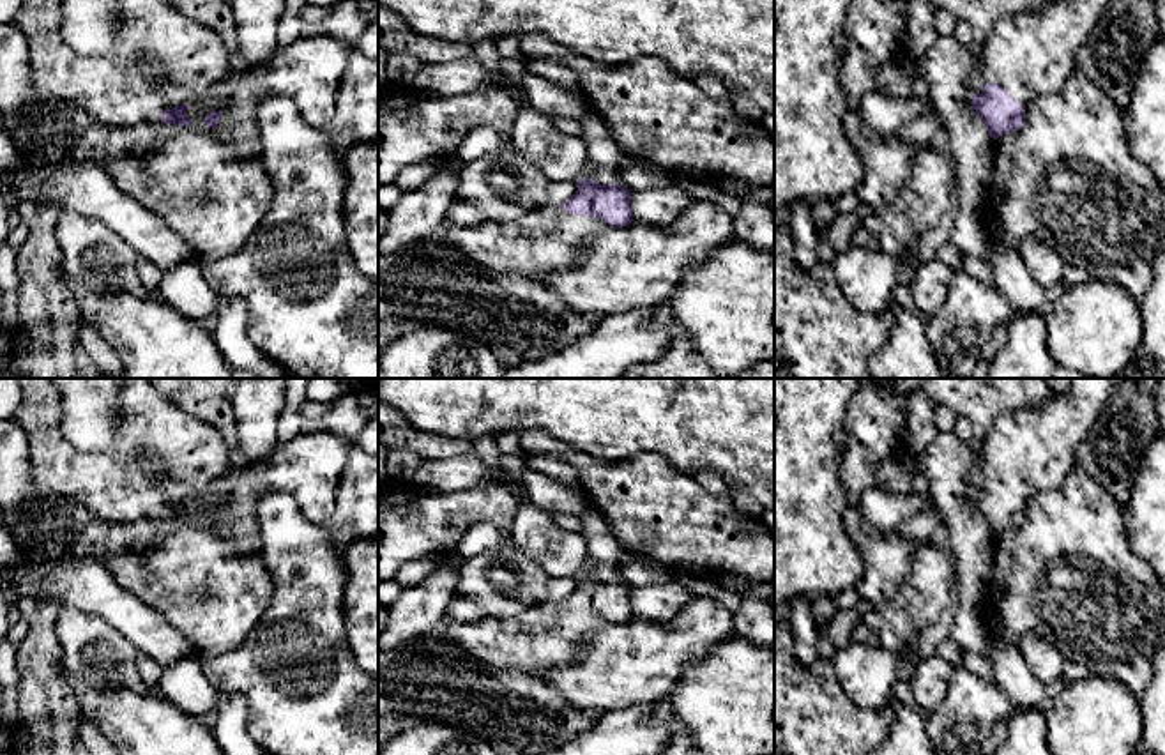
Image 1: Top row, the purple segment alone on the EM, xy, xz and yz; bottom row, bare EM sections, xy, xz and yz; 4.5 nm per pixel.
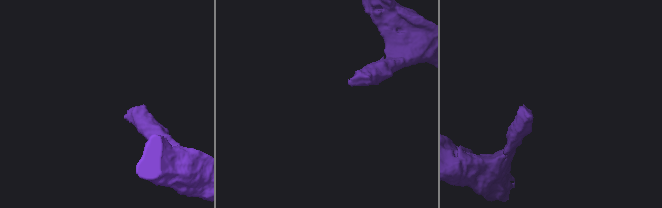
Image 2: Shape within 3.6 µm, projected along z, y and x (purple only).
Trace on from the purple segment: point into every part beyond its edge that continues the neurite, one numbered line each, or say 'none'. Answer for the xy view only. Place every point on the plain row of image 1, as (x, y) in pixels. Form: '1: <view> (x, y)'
1: xy (163, 455)

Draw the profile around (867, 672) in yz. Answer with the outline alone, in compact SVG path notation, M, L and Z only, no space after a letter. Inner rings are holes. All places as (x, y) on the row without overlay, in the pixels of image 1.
M850 642L834 651L833 670L845 695L863 709L887 705L896 681L898 652L886 651L875 642Z

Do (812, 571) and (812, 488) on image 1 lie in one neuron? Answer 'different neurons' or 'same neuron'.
same neuron

